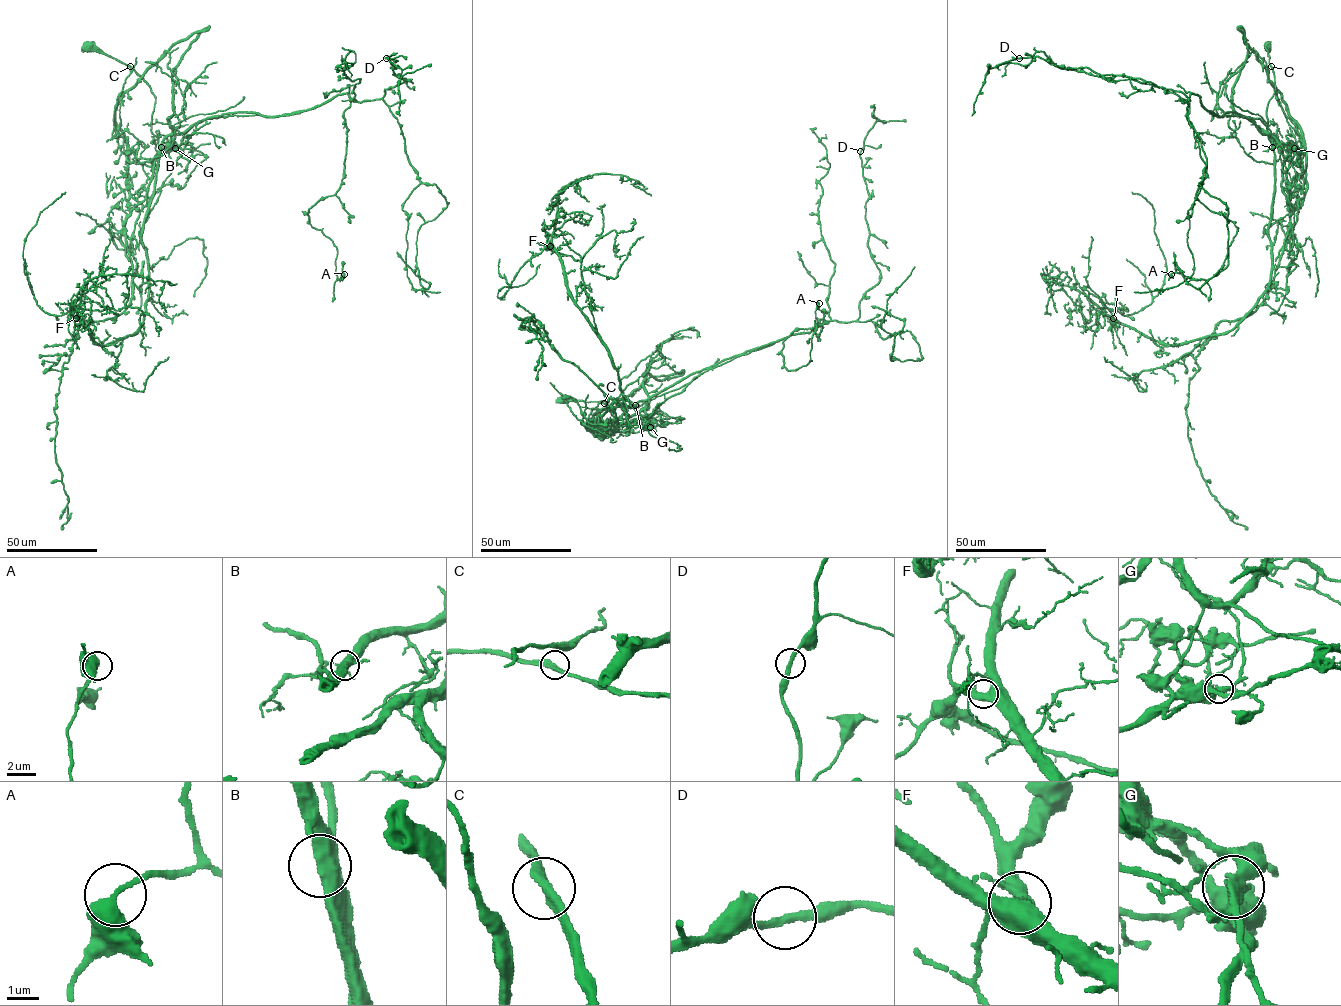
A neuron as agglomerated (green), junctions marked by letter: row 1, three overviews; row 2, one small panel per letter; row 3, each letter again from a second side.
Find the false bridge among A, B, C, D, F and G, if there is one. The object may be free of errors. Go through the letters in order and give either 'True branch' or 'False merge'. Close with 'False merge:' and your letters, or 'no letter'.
A: True branch
B: True branch
C: True branch
D: True branch
F: True branch
G: False merge
False merge: G

